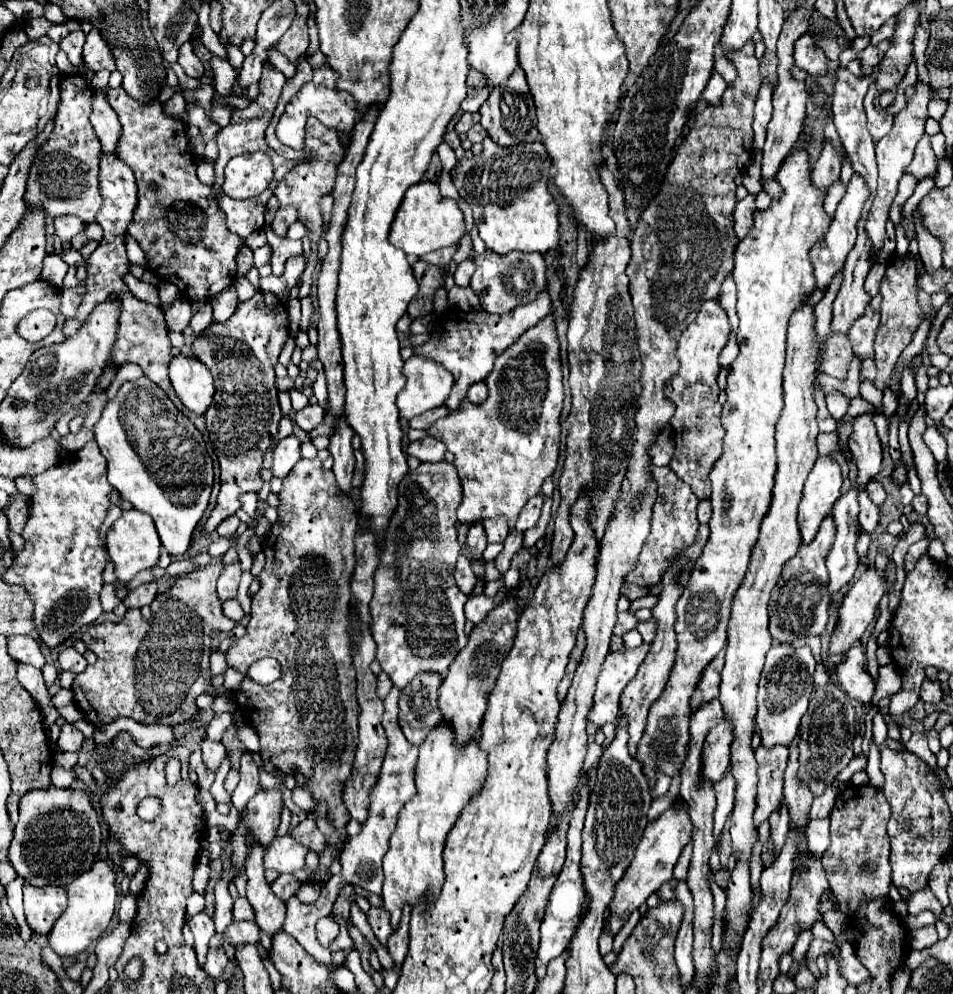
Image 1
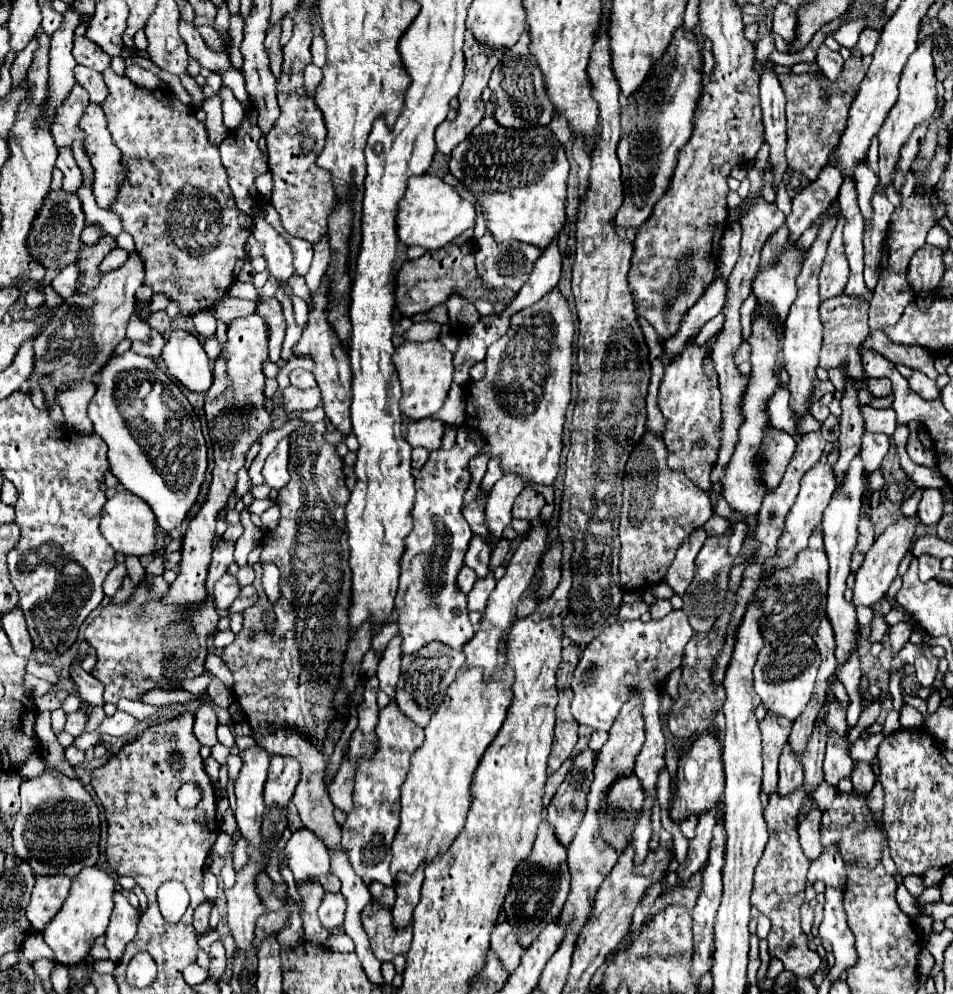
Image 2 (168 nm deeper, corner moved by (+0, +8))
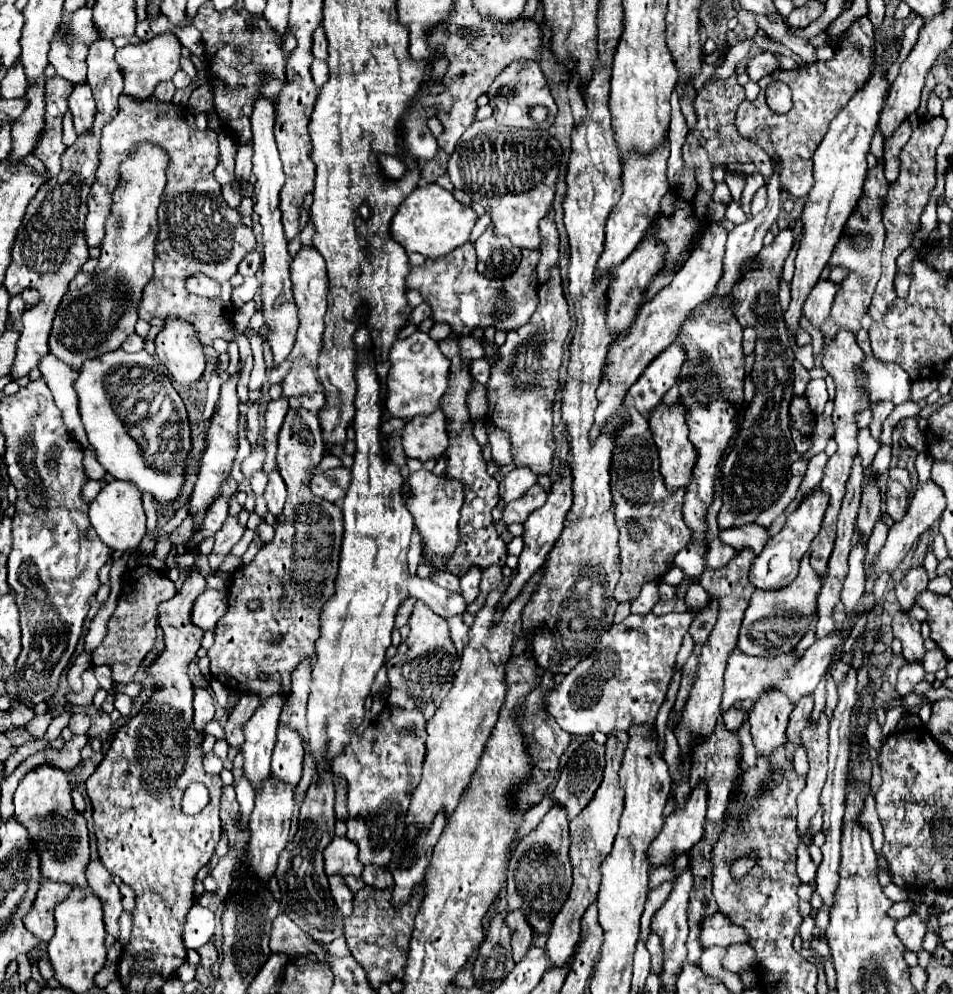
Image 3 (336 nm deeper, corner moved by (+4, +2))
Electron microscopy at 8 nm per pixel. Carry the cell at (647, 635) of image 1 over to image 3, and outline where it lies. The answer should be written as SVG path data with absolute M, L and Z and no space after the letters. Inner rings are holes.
M673 597L673 599L659 601L659 603L653 607L653 613L655 613L655 615L667 615L667 613L683 613L683 611L689 611L689 605L685 603L685 599L679 599L679 597Z

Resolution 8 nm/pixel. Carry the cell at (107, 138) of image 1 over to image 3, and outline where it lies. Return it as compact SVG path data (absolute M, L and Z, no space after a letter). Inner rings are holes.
M83 7L75 11L75 15L71 15L67 31L59 27L55 37L51 39L49 63L55 67L57 75L69 79L73 85L85 83L87 51L89 45L97 39L101 39L101 35L99 31L95 31L91 9ZM59 35L67 35L69 39L59 39Z

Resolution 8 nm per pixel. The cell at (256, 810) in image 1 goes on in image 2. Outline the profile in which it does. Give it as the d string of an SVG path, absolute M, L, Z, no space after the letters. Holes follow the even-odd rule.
M271 757L269 775L265 781L263 801L267 807L285 805L293 797L293 789L299 781L299 763L285 757Z

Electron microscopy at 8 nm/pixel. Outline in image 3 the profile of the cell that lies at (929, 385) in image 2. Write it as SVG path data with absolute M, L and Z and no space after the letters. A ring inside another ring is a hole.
M871 353L861 359L859 373L857 381L867 391L871 403L893 401L895 405L901 405L909 399L911 381L899 363L885 363Z

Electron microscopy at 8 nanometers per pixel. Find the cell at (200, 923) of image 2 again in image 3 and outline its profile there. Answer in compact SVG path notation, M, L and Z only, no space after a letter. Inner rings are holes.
M193 905L187 913L185 927L183 927L182 939L195 941L199 947L207 943L214 935L215 914L201 905Z

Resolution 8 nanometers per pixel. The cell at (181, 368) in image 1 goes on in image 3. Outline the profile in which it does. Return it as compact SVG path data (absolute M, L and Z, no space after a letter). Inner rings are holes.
M165 319L163 329L155 337L155 347L157 357L179 385L191 385L201 379L205 355L191 323L185 319Z

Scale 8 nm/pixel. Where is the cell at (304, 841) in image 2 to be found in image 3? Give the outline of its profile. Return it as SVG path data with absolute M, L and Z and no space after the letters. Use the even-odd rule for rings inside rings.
M335 837L325 849L325 873L341 873L361 877L363 863L359 863L359 847L351 843L347 837Z

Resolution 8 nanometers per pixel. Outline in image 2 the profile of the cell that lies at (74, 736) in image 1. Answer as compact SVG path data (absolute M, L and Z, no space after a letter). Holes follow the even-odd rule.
M75 711L75 713L67 715L67 723L65 723L63 731L67 731L67 733L73 735L73 737L77 737L77 735L83 733L85 723L87 723L87 715L85 715L83 711Z

